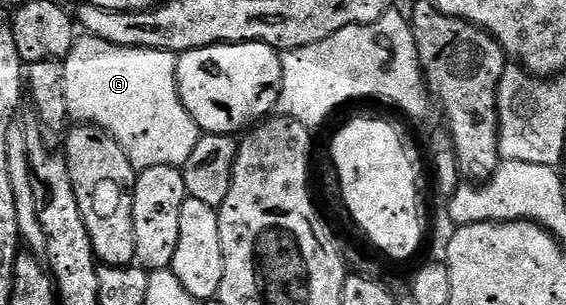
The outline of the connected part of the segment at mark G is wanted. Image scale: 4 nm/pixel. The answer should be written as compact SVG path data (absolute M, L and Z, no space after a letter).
M89 35L76 39L65 58L70 115L111 133L137 170L149 166L182 168L201 135L179 97L174 67L167 66L163 72L163 60L165 53L156 48L126 48Z

